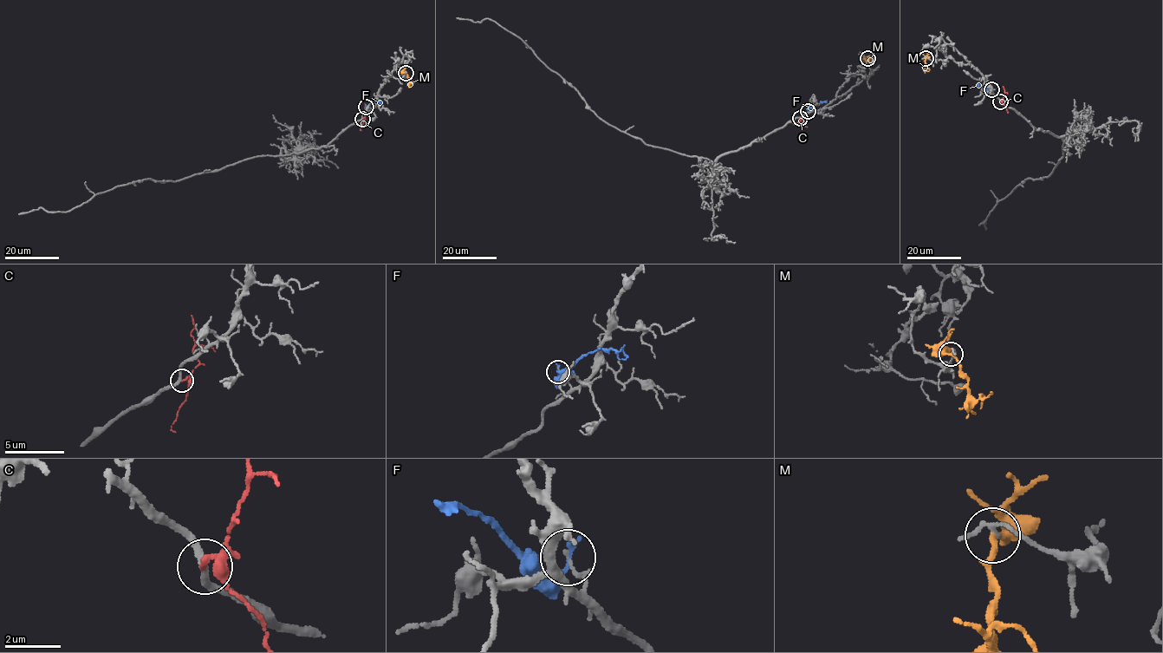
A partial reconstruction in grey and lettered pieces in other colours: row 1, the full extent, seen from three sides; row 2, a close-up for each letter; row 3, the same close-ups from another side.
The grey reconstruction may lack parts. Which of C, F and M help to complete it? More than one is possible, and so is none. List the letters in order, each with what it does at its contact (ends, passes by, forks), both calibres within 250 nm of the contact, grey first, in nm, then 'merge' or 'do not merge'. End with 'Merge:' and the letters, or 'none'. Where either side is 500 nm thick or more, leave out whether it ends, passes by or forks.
C: it ends | 260/200 nm | do not merge
F: it ends | 130/240 nm | do not merge
M: it passes by | 140/200 nm | do not merge
Merge: none

